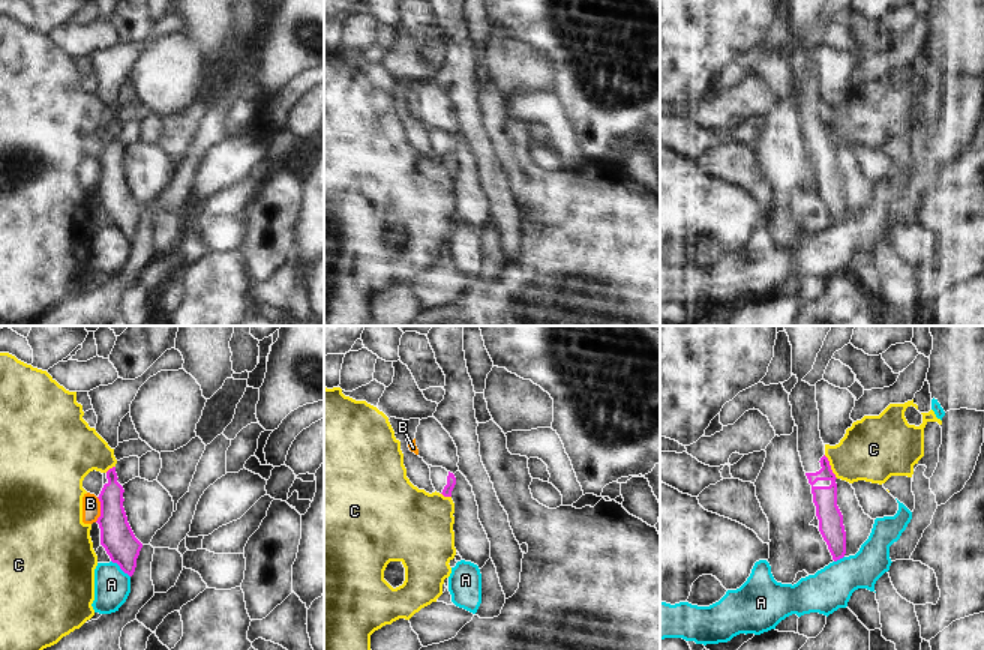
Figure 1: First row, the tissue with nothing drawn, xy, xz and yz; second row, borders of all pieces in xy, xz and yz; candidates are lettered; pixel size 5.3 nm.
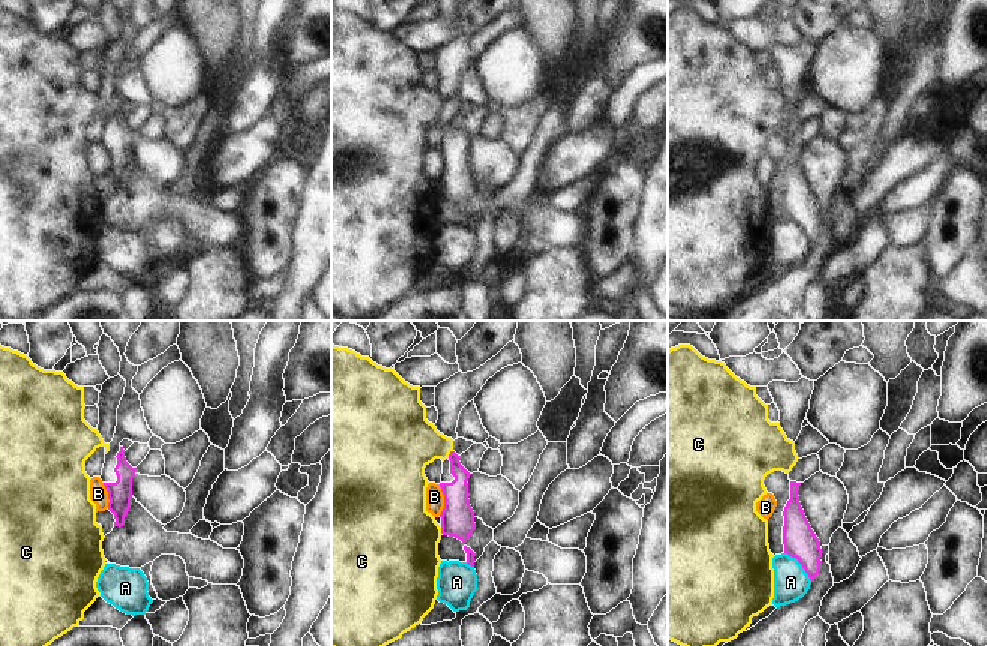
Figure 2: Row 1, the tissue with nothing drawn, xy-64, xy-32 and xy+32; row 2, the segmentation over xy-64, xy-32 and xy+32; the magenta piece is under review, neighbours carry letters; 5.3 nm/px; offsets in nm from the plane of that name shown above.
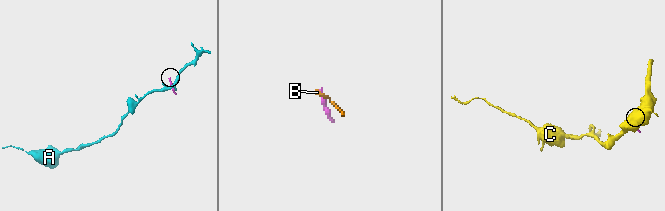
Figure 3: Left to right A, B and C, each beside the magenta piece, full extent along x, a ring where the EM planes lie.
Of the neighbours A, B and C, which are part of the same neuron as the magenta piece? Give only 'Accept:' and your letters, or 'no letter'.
Accept: no letter

